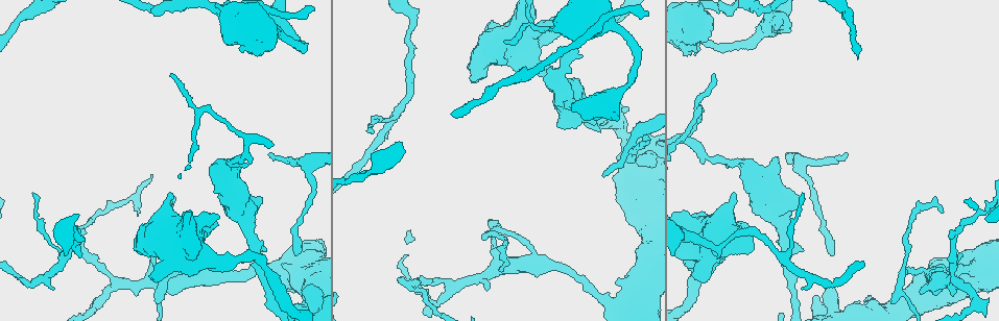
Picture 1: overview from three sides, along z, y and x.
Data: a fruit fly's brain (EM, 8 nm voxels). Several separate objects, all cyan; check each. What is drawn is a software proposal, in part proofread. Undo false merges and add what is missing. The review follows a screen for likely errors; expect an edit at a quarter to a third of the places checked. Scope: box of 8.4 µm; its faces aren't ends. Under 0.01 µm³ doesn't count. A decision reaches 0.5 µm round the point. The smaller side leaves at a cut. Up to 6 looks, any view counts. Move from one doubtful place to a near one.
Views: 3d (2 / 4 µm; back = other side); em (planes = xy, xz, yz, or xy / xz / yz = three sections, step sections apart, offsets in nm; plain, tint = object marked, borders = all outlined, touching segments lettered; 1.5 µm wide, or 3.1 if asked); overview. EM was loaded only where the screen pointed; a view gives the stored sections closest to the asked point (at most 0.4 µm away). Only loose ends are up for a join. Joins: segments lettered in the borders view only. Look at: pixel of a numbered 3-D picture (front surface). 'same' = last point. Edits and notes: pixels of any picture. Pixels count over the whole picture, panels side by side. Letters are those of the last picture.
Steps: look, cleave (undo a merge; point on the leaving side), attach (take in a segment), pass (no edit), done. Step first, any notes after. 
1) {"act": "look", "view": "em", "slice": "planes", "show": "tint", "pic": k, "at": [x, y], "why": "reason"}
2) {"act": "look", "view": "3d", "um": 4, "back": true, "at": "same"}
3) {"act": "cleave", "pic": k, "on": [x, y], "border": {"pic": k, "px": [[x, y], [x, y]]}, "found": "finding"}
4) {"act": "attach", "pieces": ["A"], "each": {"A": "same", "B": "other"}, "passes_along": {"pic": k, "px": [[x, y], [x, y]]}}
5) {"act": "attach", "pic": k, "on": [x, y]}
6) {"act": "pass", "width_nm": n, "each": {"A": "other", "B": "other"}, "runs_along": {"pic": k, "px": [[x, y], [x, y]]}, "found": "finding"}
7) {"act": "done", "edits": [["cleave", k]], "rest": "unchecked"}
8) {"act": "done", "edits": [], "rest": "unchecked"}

{"act": "look", "view": "em", "slice": "yz", "step": 4, "show": "tint", "pic": 1, "at": [909, 219], "why": "narrows sharply"}

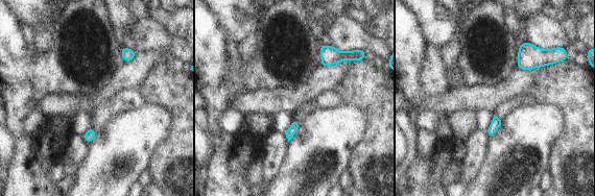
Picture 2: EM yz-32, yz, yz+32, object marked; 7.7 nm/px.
{"act": "look", "view": "em", "slice": "planes", "show": "tint", "at": "same"}

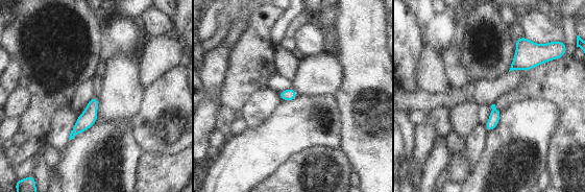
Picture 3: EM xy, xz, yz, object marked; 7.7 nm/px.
{"act": "look", "view": "em", "slice": "planes", "show": "borders", "at": "same"}

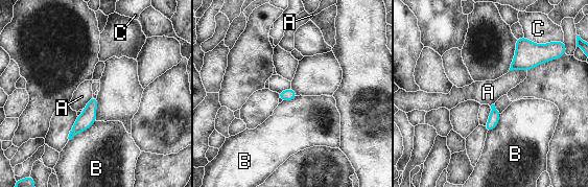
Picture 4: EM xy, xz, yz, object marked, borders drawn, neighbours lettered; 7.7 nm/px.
{"act": "pass", "longest_contact_nm": ["B", 260], "each": {"A": "other", "B": "other", "C": "other"}, "border": {"pic": 4, "px": [[526, 70], [511, 70], [509, 72]]}, "found": "all the same neuron"}

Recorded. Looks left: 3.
{"act": "look", "view": "3d", "um": 4, "back": true, "pic": 1, "at": [269, 152], "why": "free end"}

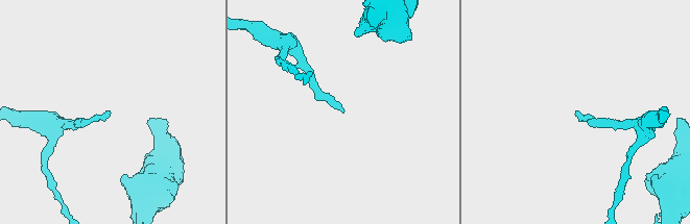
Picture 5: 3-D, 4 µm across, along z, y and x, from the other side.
{"act": "look", "view": "em", "slice": "planes", "show": "borders", "pic": 5, "at": [110, 110]}

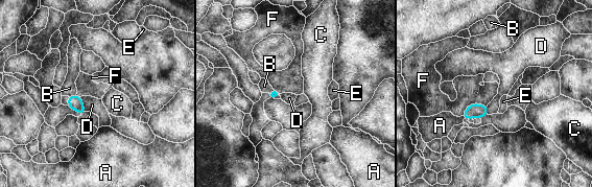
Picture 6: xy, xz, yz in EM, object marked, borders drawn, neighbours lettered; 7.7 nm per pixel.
{"act": "pass", "longest_contact_nm": ["F", 220], "each": {"A": "other", "B": "other", "C": "other", "D": "other", "E": "other", "F": "other"}, "border": {"pic": 6, "px": [[75, 94], [68, 96]]}, "found": "none of them fits"}

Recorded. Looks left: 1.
{"act": "done", "edits": [], "rest": "unchecked"}

